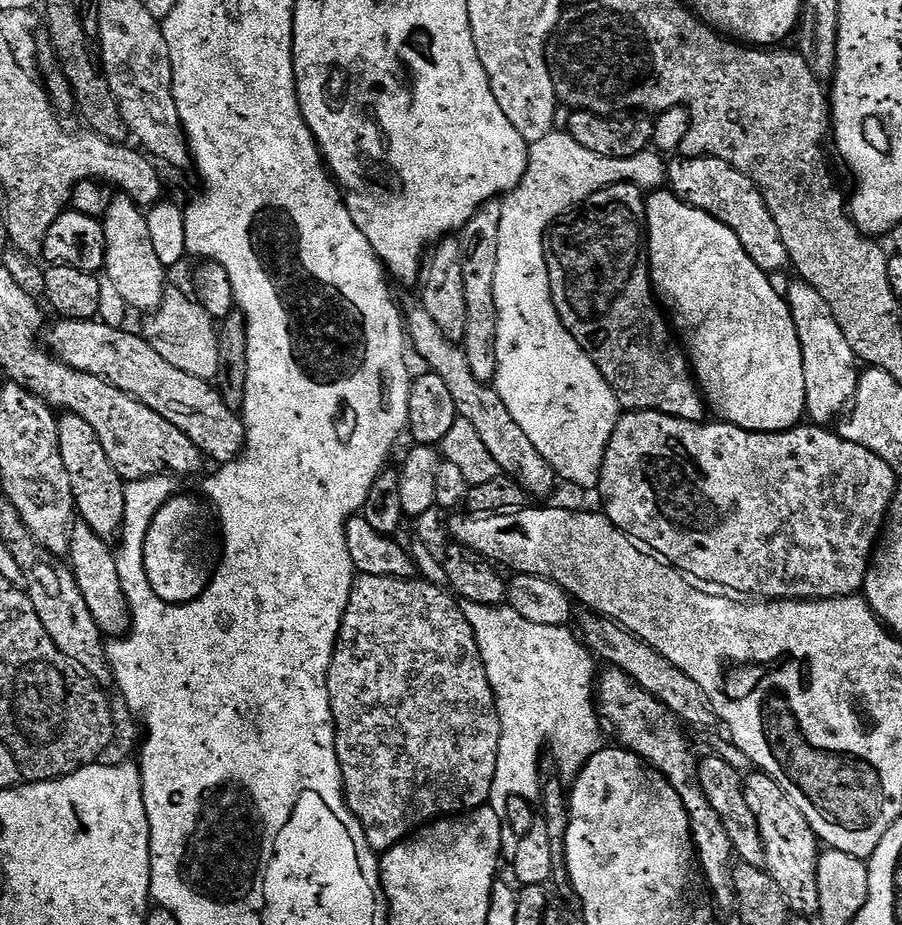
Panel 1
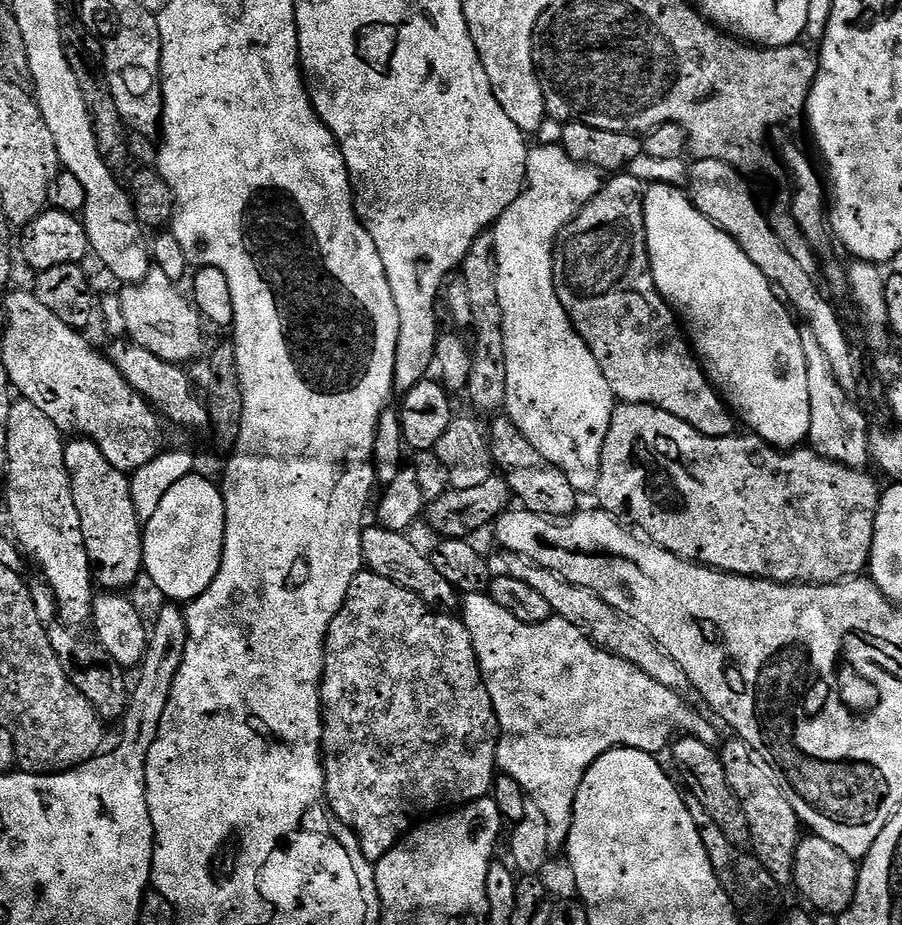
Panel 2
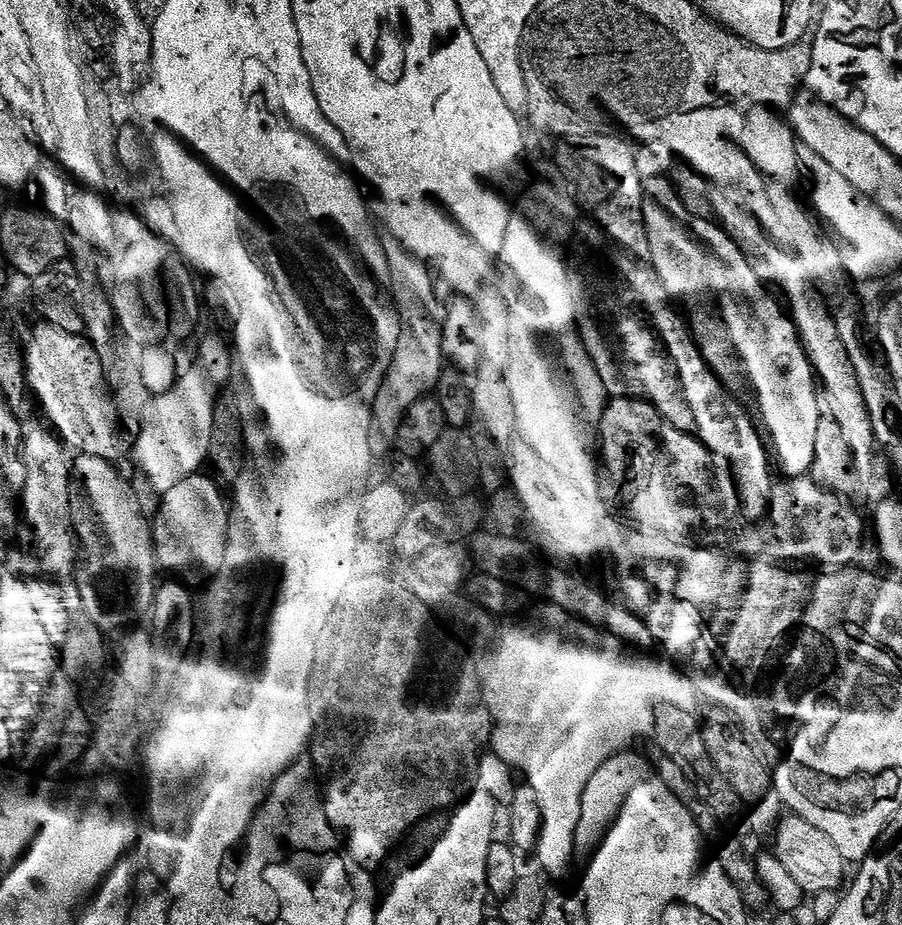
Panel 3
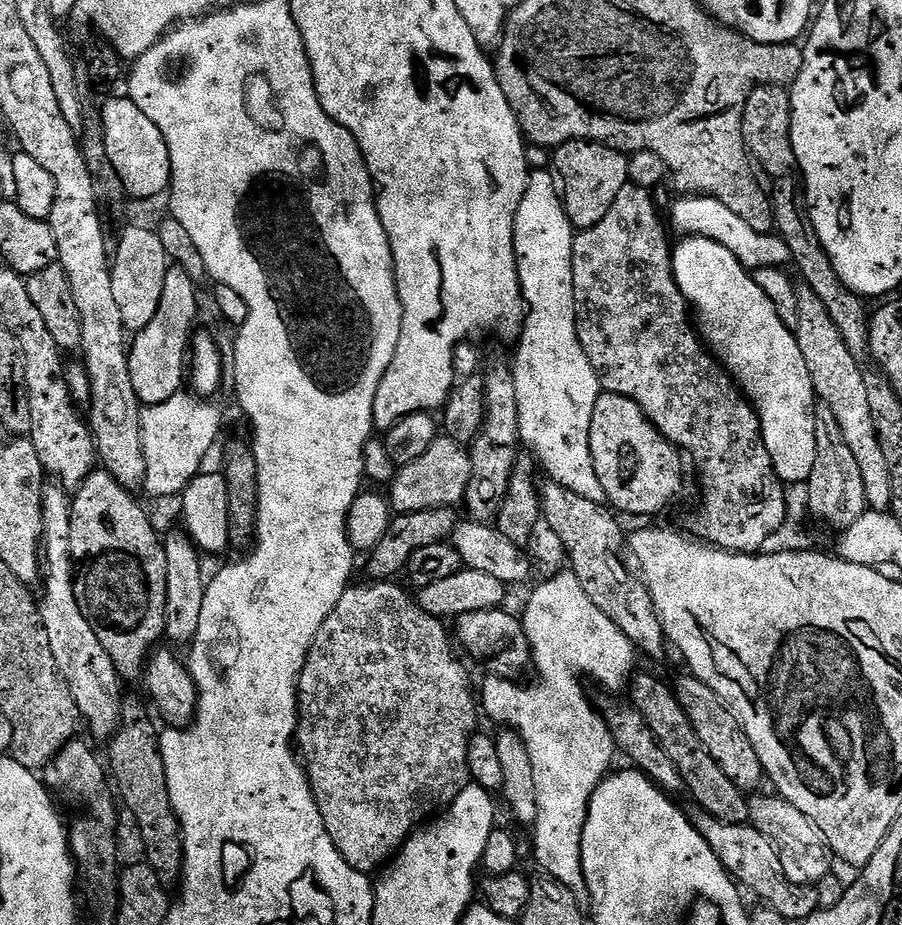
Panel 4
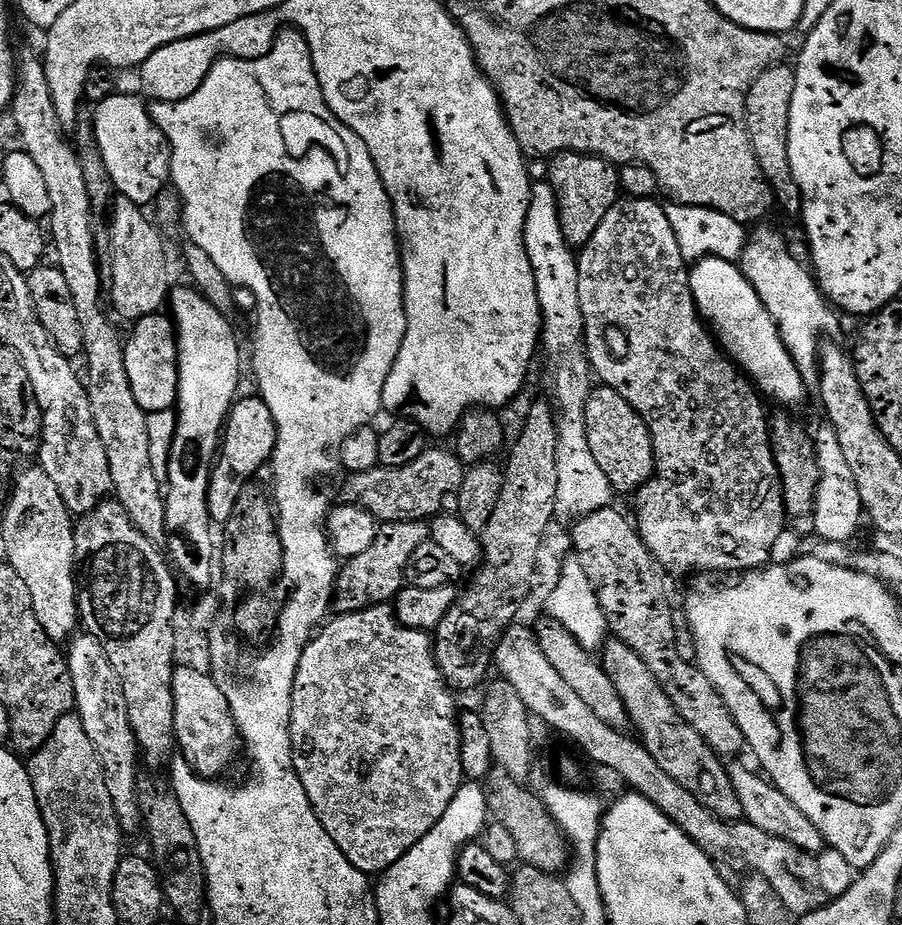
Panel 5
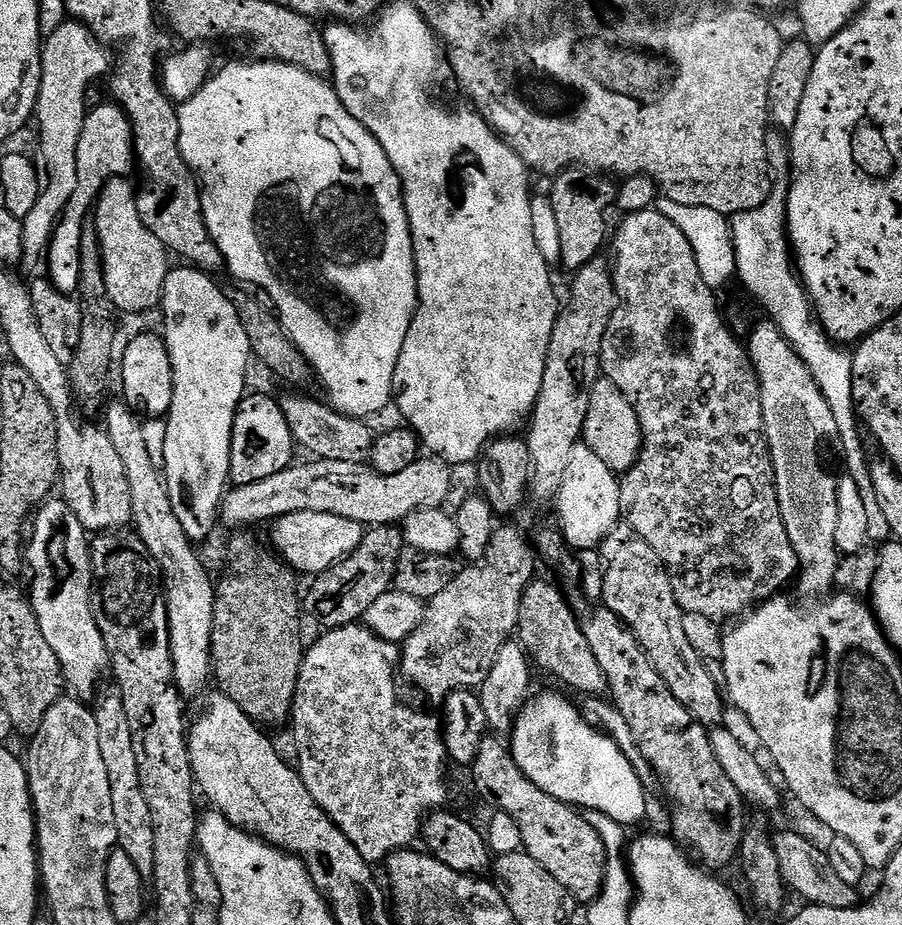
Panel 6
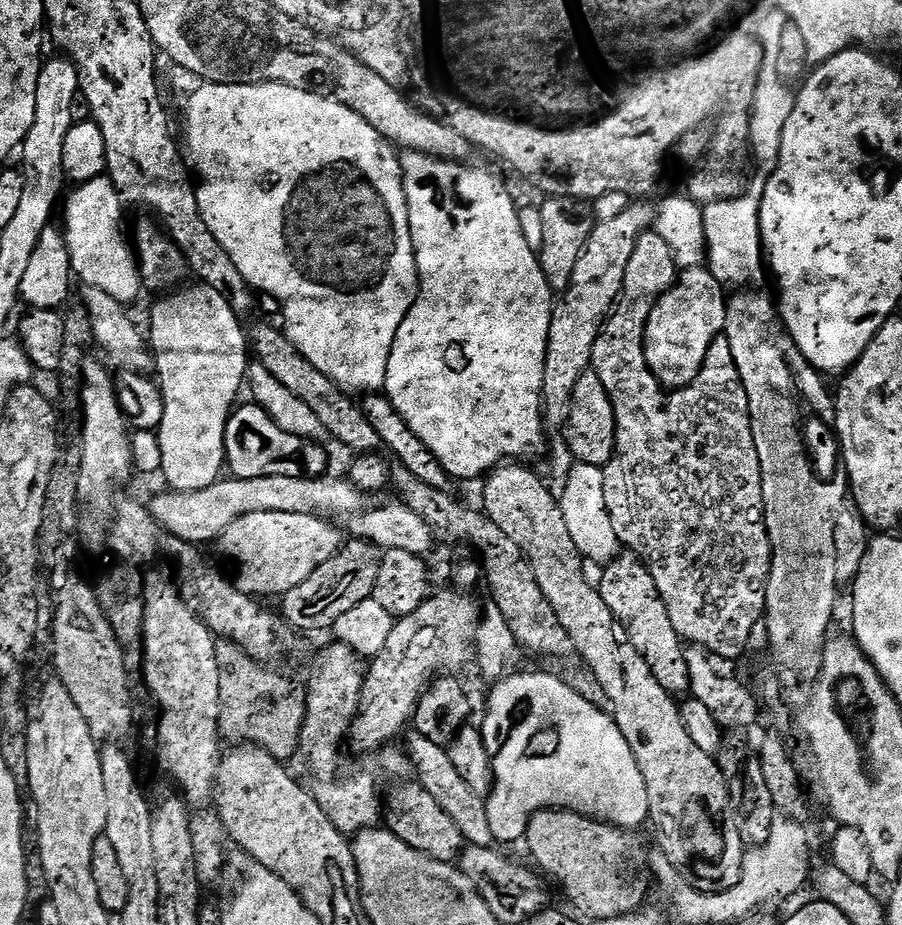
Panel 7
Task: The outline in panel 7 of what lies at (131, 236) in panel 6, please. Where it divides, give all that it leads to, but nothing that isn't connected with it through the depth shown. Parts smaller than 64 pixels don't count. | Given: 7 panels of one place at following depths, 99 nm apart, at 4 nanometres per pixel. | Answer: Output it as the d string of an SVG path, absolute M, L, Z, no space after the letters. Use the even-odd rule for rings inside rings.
M103 174L94 177L84 183L77 183L72 189L73 192L67 193L66 199L62 204L62 212L64 208L64 224L62 223L62 231L65 244L68 247L69 258L71 260L71 271L81 276L91 287L104 291L118 303L125 306L131 305L131 300L136 300L142 293L142 285L140 283L140 270L136 267L134 257L134 248L124 237L124 211L126 205L120 195L120 192L114 186L112 177Z

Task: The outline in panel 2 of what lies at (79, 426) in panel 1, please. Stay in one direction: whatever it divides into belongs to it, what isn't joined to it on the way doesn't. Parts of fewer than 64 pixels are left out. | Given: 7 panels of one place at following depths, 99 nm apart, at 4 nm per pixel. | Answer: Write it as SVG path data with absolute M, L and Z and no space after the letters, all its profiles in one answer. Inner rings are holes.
M72 438L65 443L64 457L66 470L70 478L70 486L74 494L74 506L78 506L80 529L84 535L84 545L88 551L88 561L94 569L94 580L104 590L128 590L132 583L144 572L144 530L138 514L134 510L132 482L125 473L114 470L110 462L106 462L106 454L98 450L92 440Z

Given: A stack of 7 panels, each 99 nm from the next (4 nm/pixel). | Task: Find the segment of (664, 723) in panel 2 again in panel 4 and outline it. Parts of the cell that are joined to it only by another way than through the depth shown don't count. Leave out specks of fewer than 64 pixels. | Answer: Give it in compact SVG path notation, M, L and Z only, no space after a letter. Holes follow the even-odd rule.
M571 570L557 571L537 588L531 589L522 623L529 639L531 663L540 675L540 681L519 688L515 679L489 675L478 696L482 701L483 715L485 712L494 723L504 724L500 726L517 732L526 746L526 754L530 754L530 766L534 766L534 786L538 789L538 818L531 832L539 871L562 882L562 886L566 886L576 900L584 902L588 900L588 887L582 870L582 834L594 790L609 775L613 767L612 754L617 749L603 715L593 702L591 704L584 697L584 688L576 672L597 680L604 688L620 688L627 682L636 664L638 649L632 645L630 638L626 638L626 634L622 634L622 630L618 630L618 626L614 626L614 622L610 622L610 618L606 618L606 614L602 614L602 610L598 610L598 606L594 606L594 602L590 602L590 594L582 590L582 582L578 582L576 573Z

